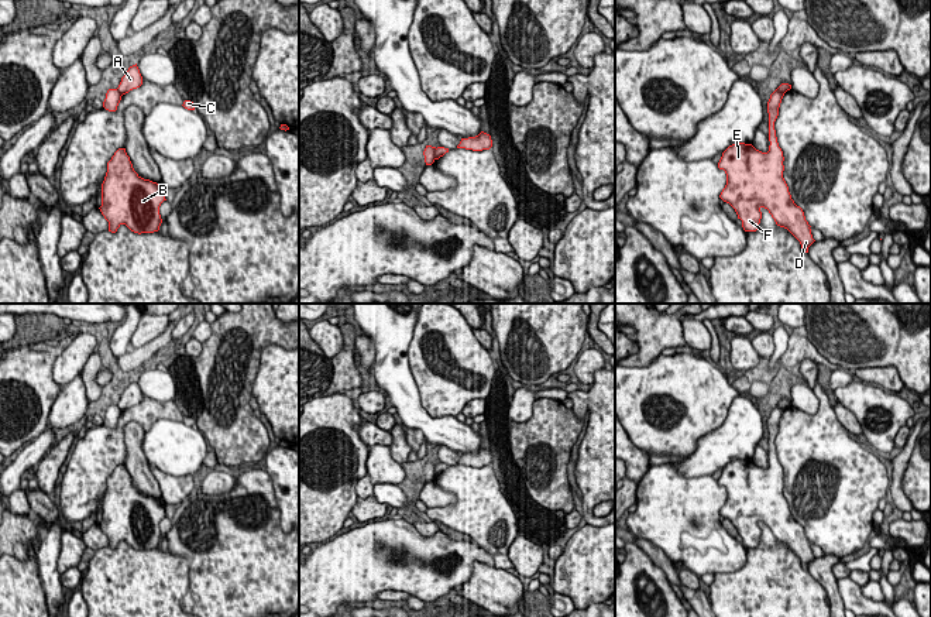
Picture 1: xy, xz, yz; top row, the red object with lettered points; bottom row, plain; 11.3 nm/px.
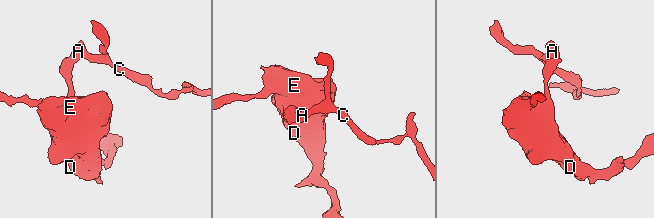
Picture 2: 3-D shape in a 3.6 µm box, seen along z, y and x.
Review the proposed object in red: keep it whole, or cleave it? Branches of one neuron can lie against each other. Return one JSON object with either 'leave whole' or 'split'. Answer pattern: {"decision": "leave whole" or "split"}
{"decision": "split"}

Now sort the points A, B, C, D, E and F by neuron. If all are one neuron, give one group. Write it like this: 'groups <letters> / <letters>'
groups A C / B D E F

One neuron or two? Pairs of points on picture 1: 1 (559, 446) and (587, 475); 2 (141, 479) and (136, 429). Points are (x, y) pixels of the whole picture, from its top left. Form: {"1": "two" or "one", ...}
{"1": "two", "2": "one"}

